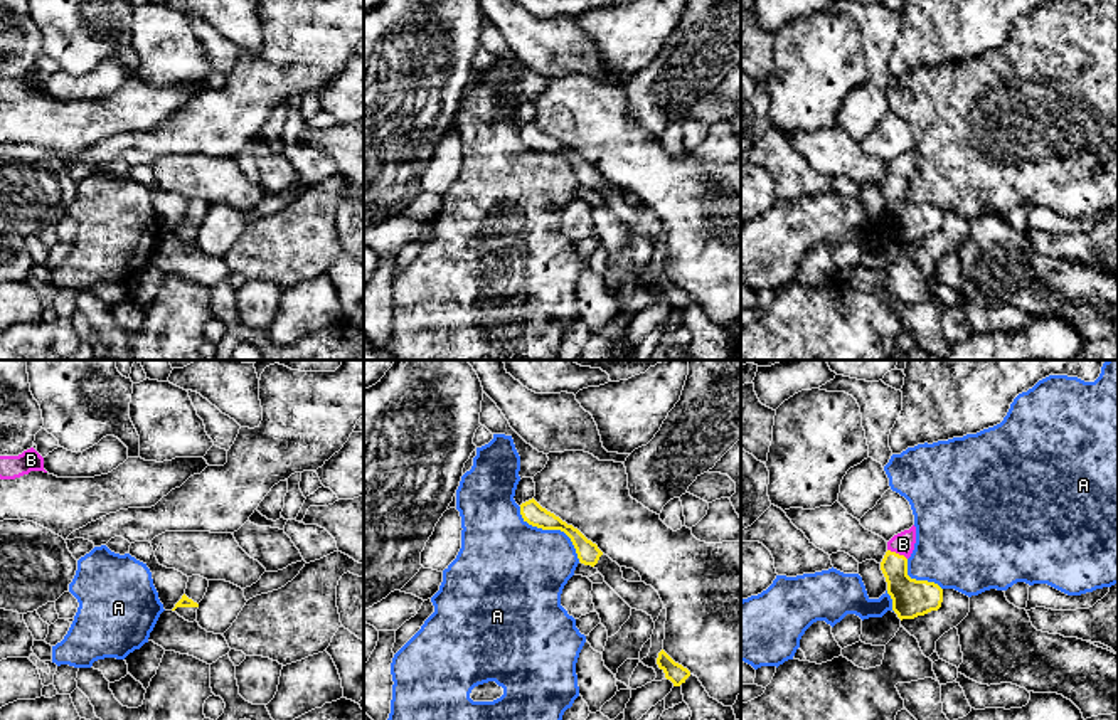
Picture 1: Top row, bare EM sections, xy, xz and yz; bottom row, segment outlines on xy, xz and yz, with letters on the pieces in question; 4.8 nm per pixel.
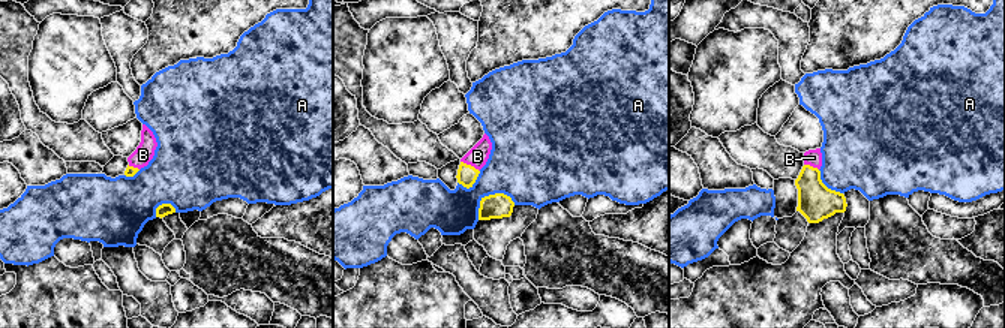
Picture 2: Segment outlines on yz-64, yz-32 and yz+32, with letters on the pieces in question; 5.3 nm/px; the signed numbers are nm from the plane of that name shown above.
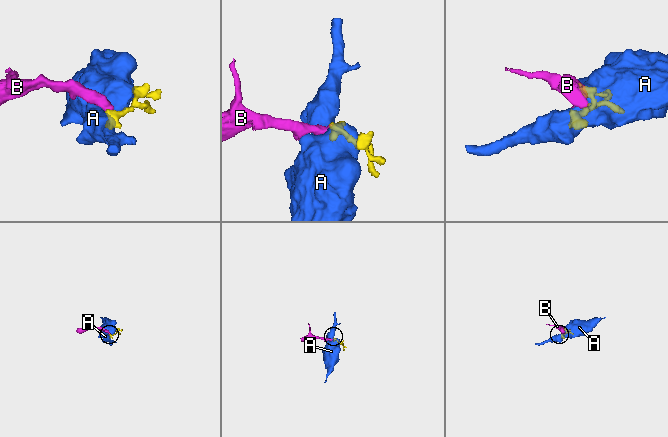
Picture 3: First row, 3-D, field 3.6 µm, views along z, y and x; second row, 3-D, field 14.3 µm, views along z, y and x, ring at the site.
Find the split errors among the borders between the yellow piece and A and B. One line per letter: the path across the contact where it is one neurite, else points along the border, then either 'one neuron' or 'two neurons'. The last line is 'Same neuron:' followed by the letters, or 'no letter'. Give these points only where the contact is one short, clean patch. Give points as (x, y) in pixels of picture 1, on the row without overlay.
A: two neurons
B: way yz (911, 221), (898, 204), (898, 177), (903, 167); one neuron
Same neuron: B

